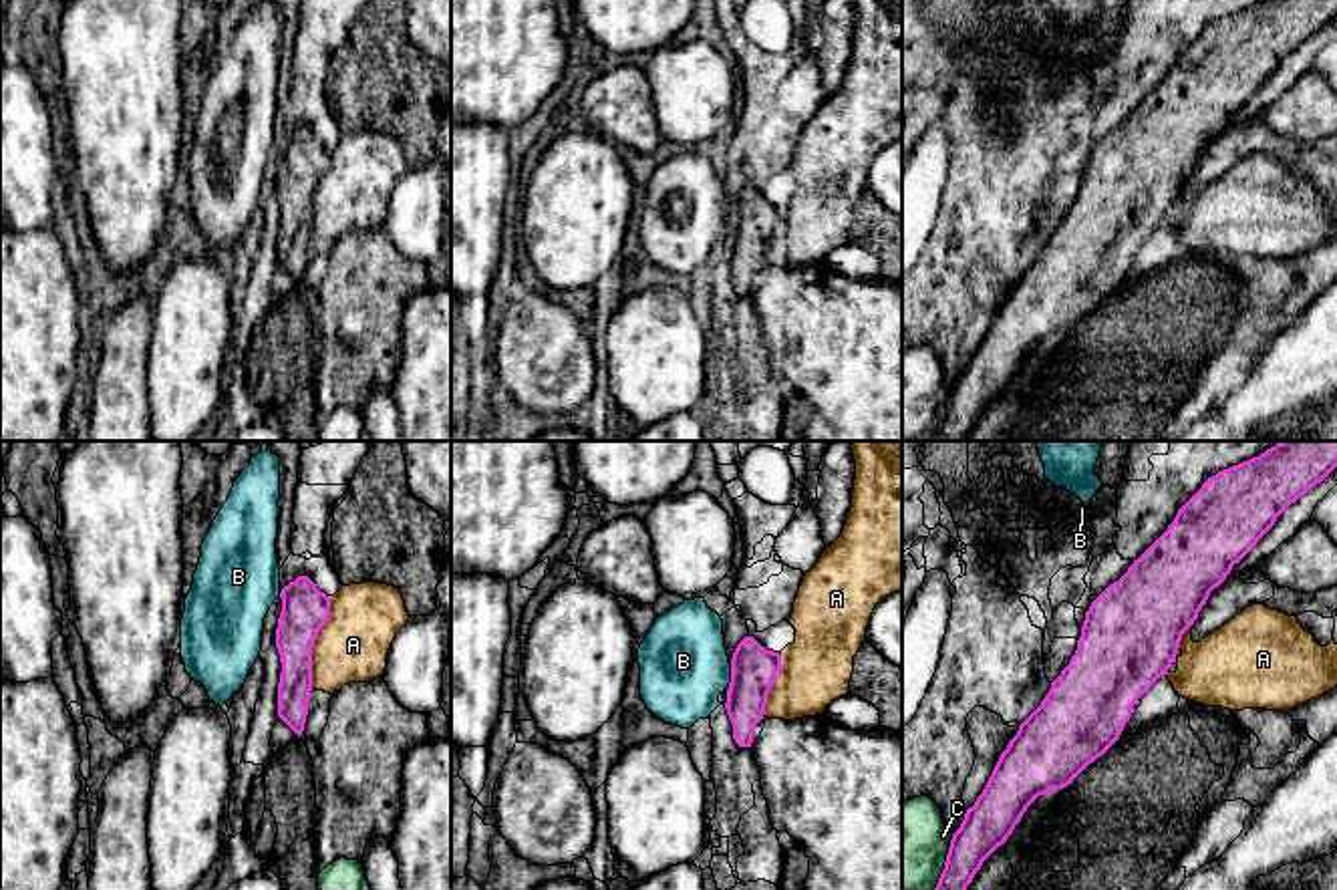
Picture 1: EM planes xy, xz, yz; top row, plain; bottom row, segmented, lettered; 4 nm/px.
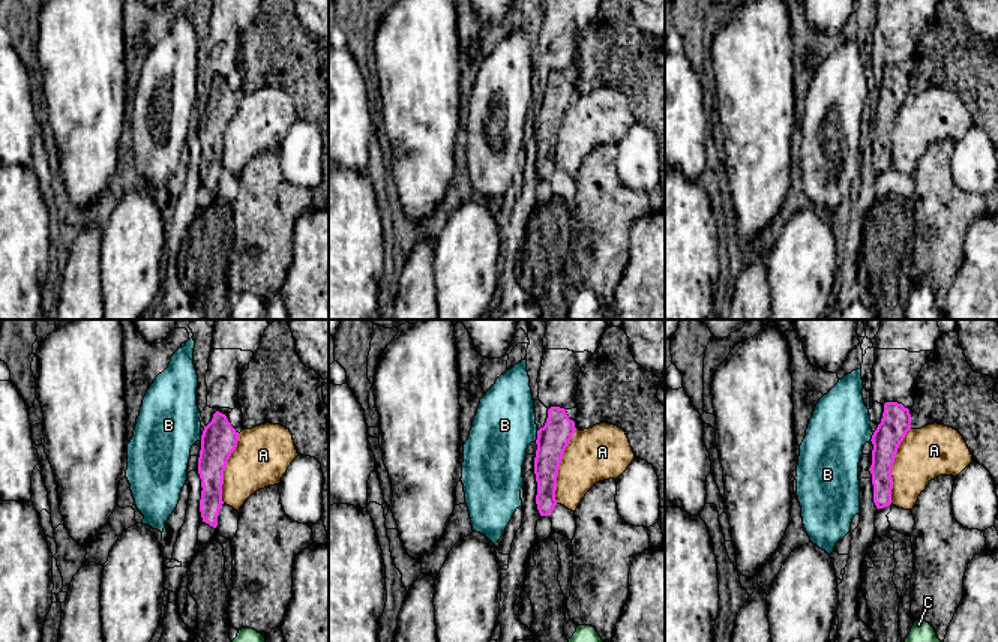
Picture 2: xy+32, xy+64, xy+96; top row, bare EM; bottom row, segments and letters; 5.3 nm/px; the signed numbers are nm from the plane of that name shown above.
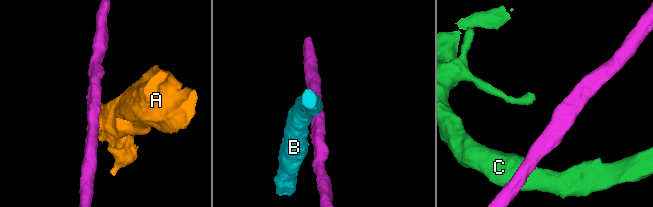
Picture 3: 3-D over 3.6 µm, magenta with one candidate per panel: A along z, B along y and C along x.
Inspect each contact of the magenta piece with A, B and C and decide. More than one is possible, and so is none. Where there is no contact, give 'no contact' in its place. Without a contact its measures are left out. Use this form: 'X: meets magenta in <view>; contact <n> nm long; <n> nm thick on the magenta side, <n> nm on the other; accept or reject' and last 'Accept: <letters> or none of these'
A: meets magenta in xy; contact 380 nm long; 190 nm thick on the magenta side, 280 nm on the other; reject
B: meets magenta in xz; contact 110 nm long; 190 nm thick on the magenta side, 360 nm on the other; reject
C: meets magenta in yz; contact 240 nm long; 190 nm thick on the magenta side, 340 nm on the other; reject
Accept: none of these

